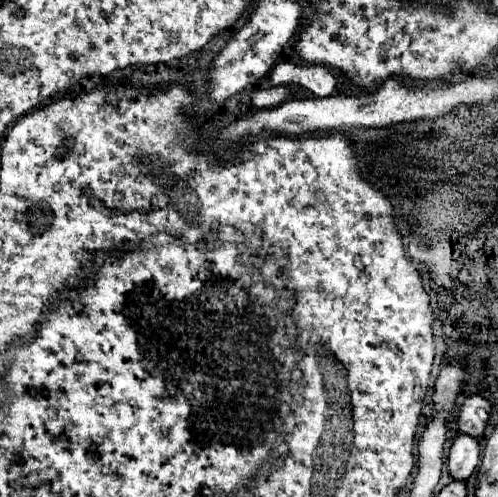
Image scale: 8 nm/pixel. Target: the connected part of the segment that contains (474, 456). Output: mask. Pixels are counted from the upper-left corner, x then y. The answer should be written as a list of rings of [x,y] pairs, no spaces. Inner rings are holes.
[[[457,436],[447,456],[449,476],[453,480],[467,480],[479,464],[479,454],[481,454],[481,448],[475,438]]]

